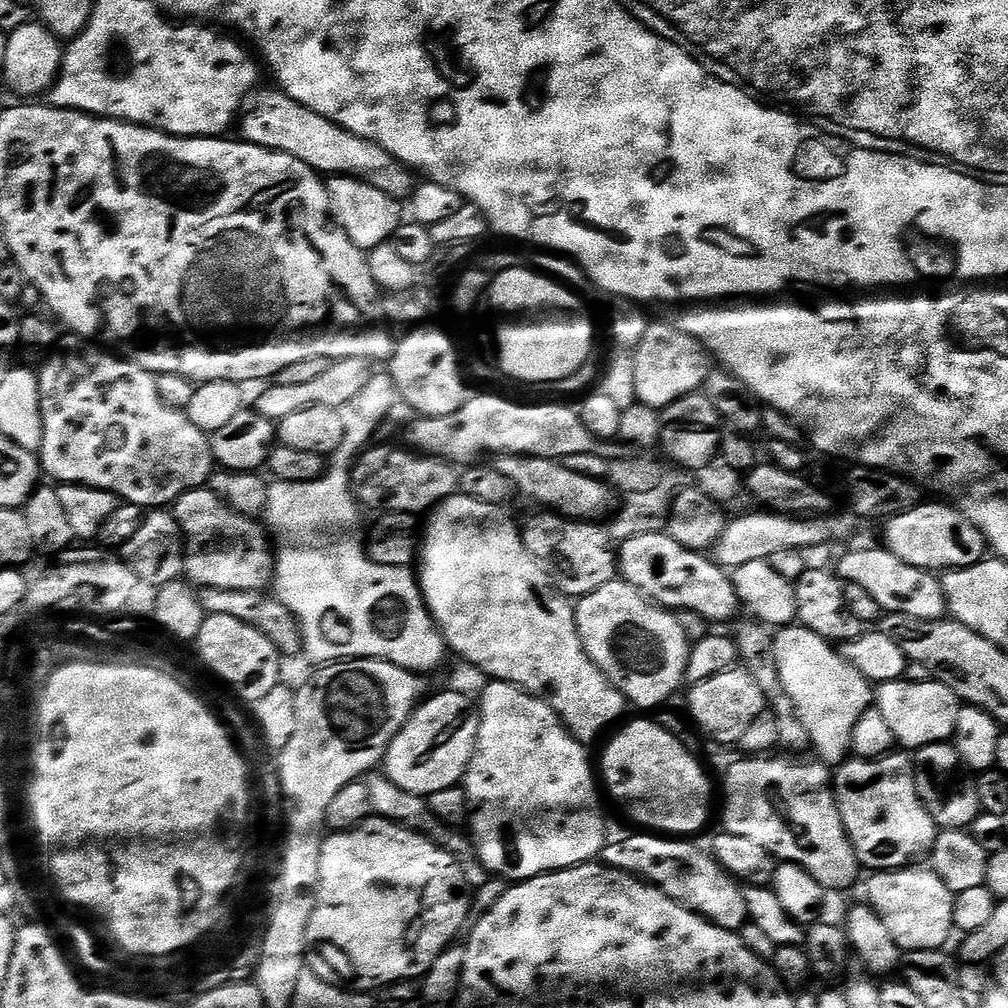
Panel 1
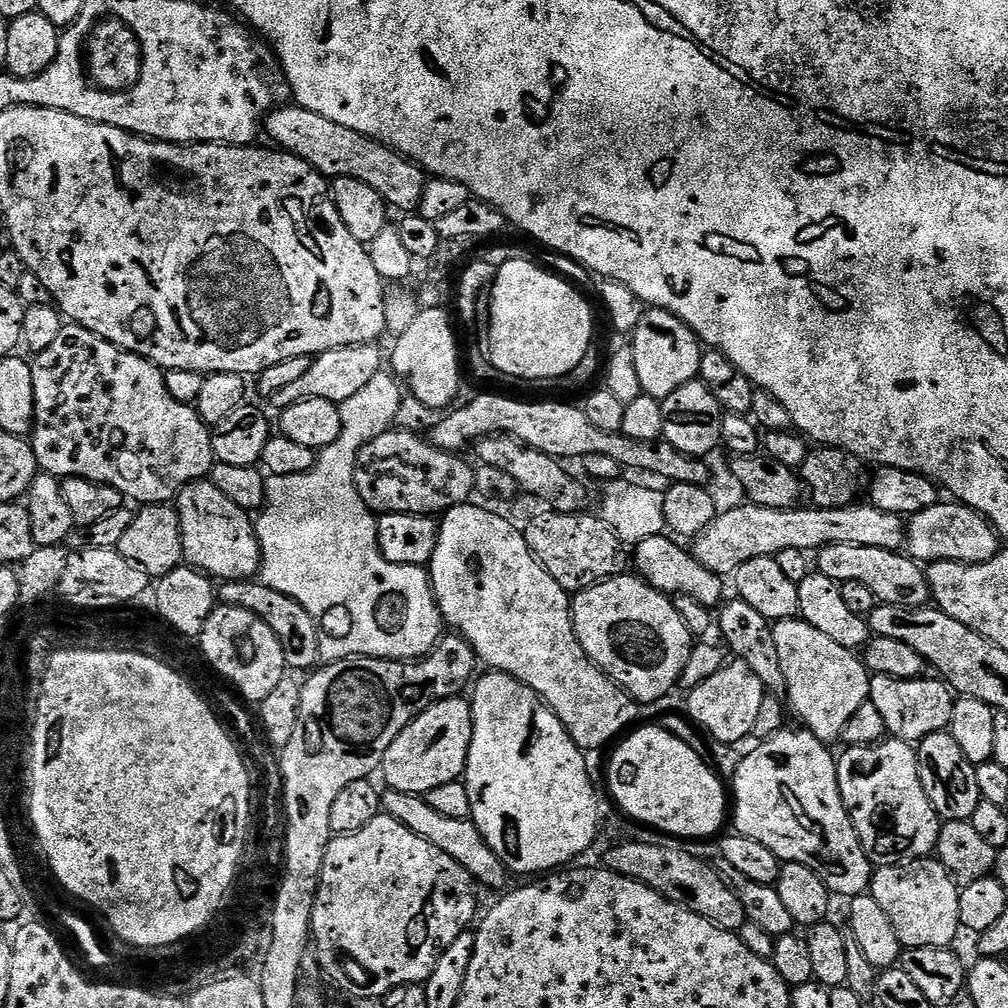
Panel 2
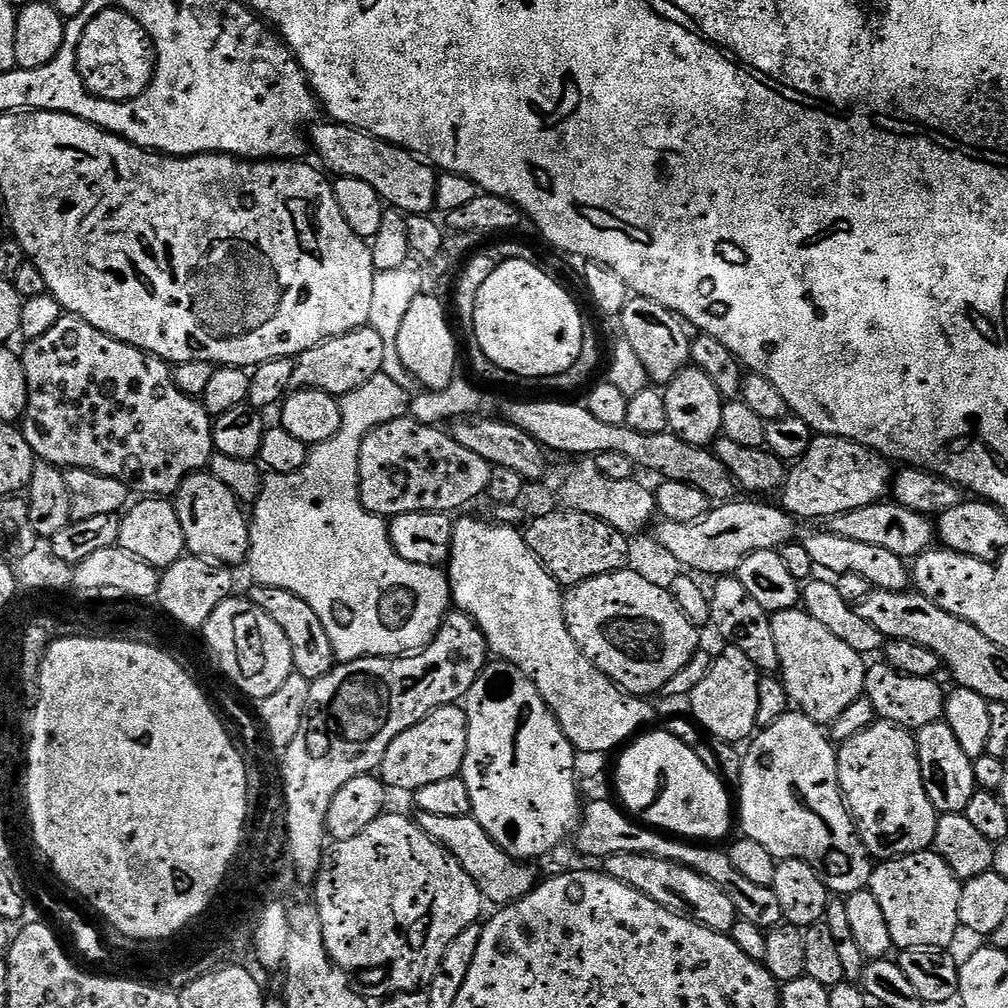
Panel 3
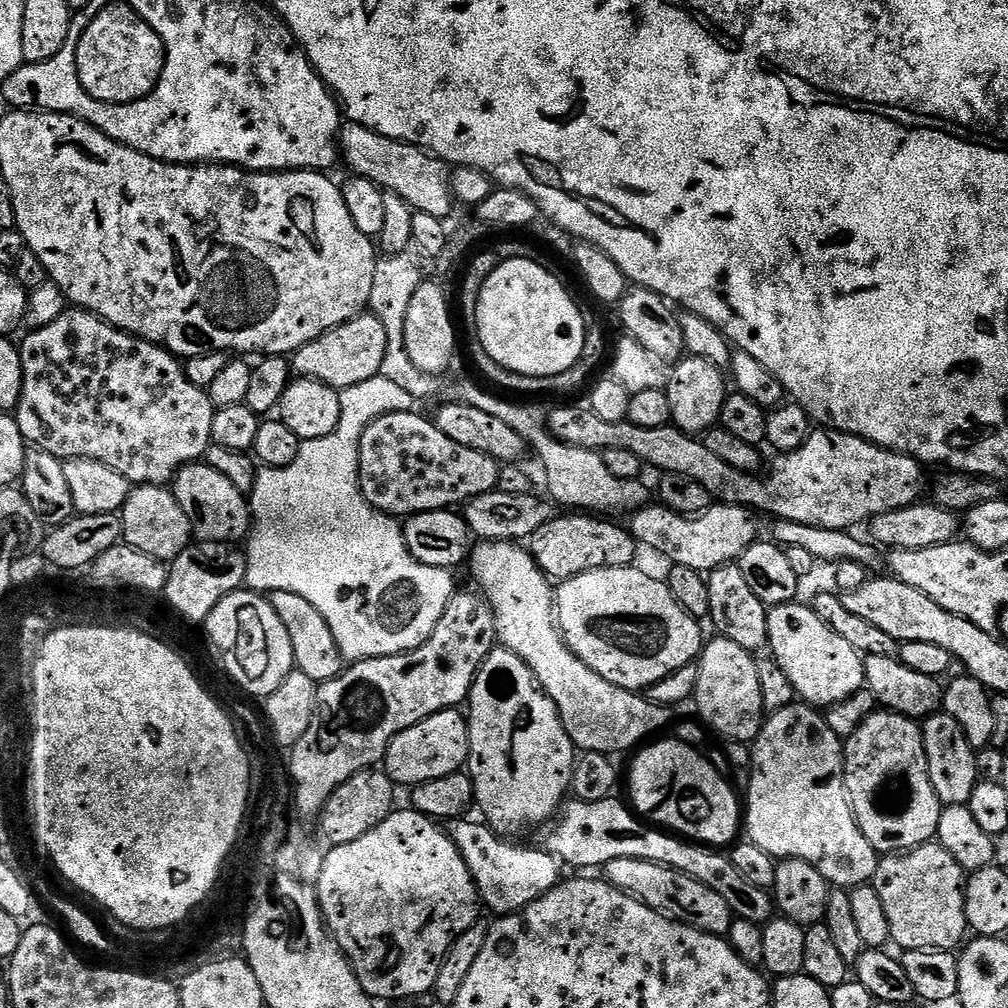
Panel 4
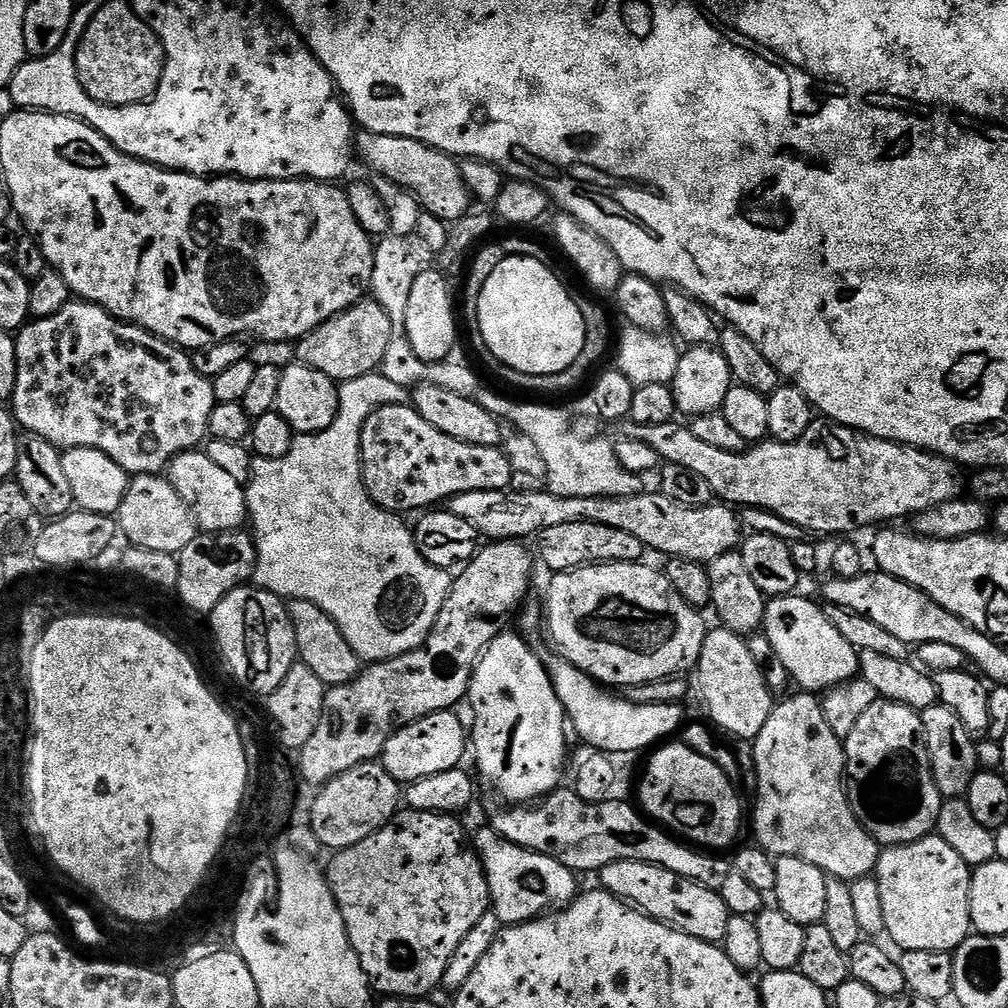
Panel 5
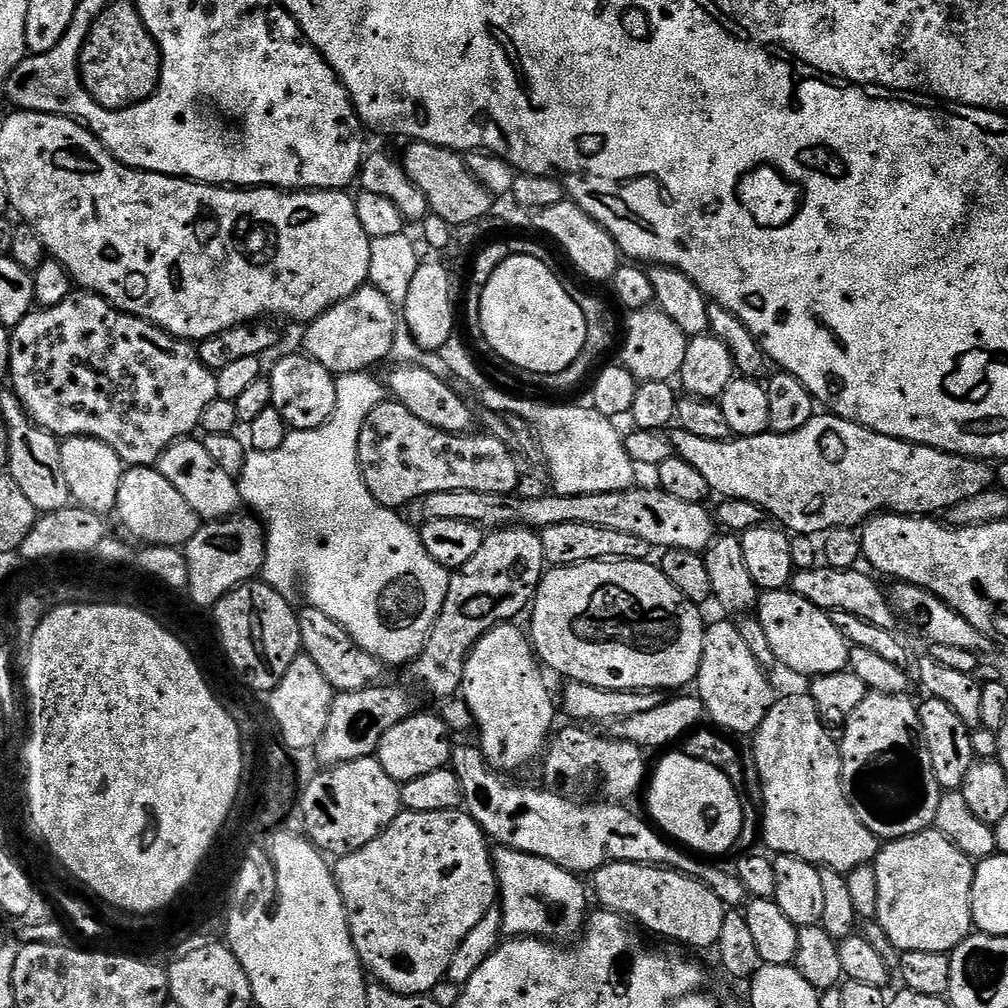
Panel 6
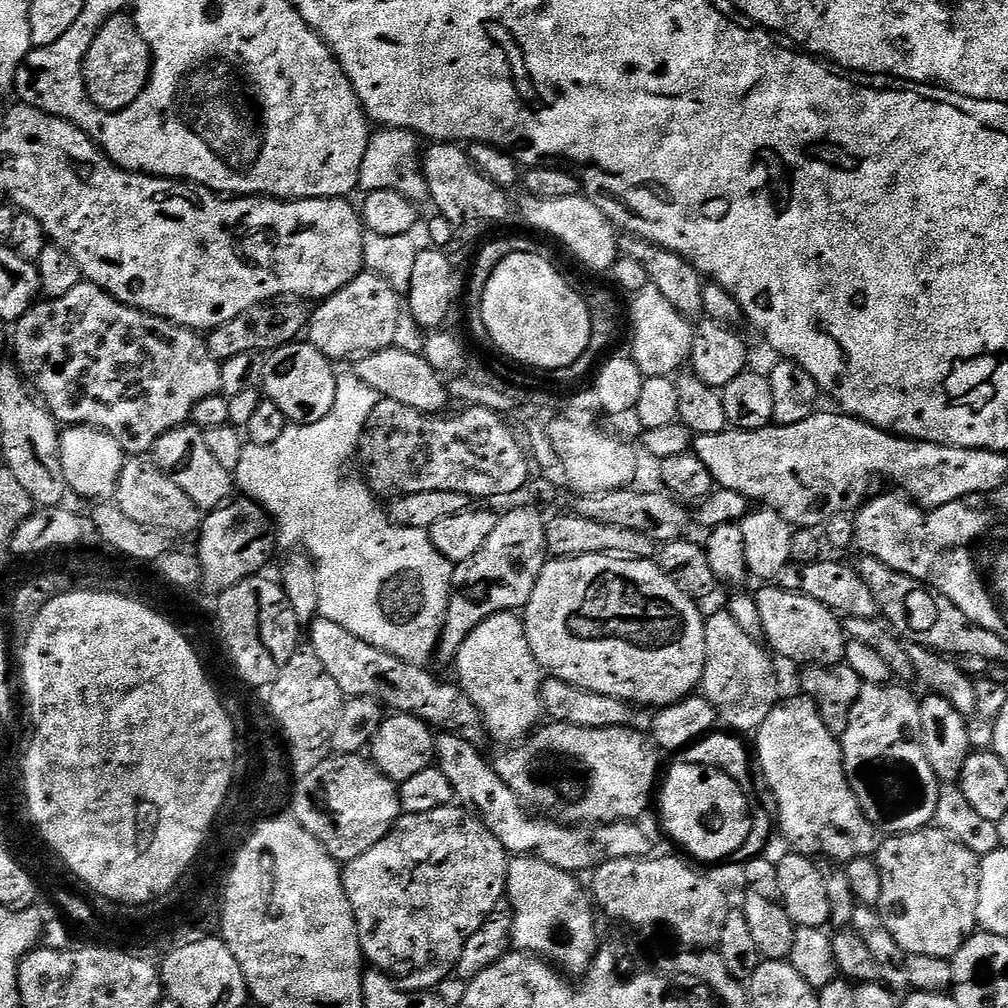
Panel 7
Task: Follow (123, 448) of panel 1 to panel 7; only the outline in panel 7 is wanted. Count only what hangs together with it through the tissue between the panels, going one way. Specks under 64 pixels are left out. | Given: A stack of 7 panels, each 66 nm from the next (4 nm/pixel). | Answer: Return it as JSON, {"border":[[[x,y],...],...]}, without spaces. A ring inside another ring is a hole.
{"border":[[[82,282],[78,286],[74,286],[74,290],[70,290],[70,294],[62,294],[62,298],[41,299],[32,305],[32,309],[21,320],[15,321],[14,328],[16,328],[16,333],[12,336],[12,348],[16,351],[15,363],[21,373],[30,381],[40,399],[44,401],[44,407],[50,410],[50,414],[56,420],[57,425],[102,430],[114,437],[124,447],[125,453],[128,454],[151,453],[153,444],[158,438],[162,438],[162,434],[191,421],[194,406],[198,406],[198,402],[202,402],[202,398],[215,396],[220,392],[220,383],[222,382],[221,361],[215,360],[210,354],[207,339],[201,333],[190,328],[184,328],[180,324],[172,324],[169,320],[163,320],[160,316],[118,302],[97,284]]]}

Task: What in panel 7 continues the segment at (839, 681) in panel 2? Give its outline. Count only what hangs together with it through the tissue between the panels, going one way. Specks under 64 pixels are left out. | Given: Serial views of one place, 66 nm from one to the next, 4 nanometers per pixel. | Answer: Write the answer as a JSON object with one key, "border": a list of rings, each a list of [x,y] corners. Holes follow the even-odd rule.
{"border":[[[764,586],[761,592],[755,593],[758,602],[758,614],[762,614],[762,630],[767,647],[771,649],[777,657],[785,656],[788,660],[793,660],[799,666],[810,664],[838,664],[844,659],[844,646],[846,643],[846,633],[841,617],[837,613],[831,612],[822,602],[818,602],[809,596],[803,596],[801,592],[791,592],[779,586]]]}

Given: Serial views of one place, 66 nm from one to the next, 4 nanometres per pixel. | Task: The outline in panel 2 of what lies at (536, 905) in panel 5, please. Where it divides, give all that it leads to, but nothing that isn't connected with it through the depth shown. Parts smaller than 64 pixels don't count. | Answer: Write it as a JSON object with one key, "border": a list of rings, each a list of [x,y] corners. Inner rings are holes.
{"border":[[[388,788],[383,793],[382,812],[383,815],[402,822],[402,826],[406,826],[406,830],[414,830],[414,834],[418,834],[418,838],[426,838],[434,846],[438,846],[438,850],[442,850],[442,854],[450,854],[450,858],[454,858],[454,862],[458,862],[458,866],[462,866],[471,874],[477,885],[485,884],[488,888],[501,887],[500,889],[503,889],[505,887],[503,884],[510,879],[508,869],[504,867],[498,854],[494,854],[494,850],[490,850],[490,846],[486,846],[482,834],[476,829],[476,825],[472,823],[471,819],[445,818],[428,805],[424,796],[399,792],[393,788]]]}

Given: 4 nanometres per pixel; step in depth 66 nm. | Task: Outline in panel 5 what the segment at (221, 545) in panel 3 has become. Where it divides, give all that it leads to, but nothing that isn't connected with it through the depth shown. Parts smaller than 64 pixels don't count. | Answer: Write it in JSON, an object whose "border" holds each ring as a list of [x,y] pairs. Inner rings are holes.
{"border":[[[202,450],[180,452],[166,469],[167,479],[186,502],[201,533],[234,532],[245,527],[248,520],[248,493],[229,472],[222,470]]]}

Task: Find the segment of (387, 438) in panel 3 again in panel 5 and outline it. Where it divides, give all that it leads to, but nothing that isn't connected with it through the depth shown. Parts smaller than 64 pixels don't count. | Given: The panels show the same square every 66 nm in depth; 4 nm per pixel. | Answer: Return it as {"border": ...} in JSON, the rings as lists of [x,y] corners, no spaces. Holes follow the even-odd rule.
{"border":[[[387,404],[374,410],[374,414],[370,414],[362,426],[360,473],[364,476],[364,485],[370,498],[377,506],[388,512],[405,514],[415,508],[424,510],[429,506],[443,505],[449,496],[466,494],[470,490],[510,489],[513,470],[503,447],[458,442],[458,438],[450,438],[442,434],[442,430],[434,430],[434,426],[430,426],[430,422],[426,422],[426,418],[419,416],[416,409],[408,404]]]}

